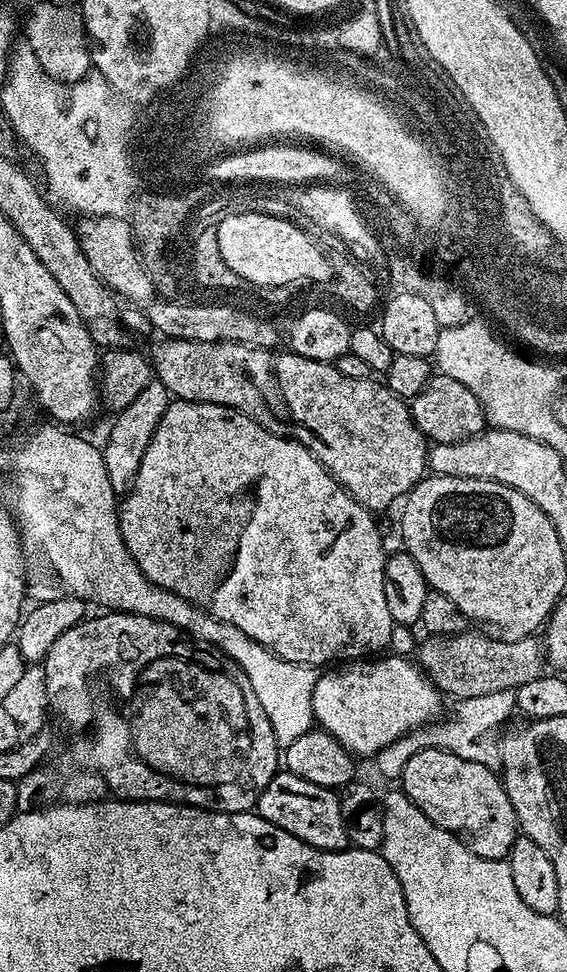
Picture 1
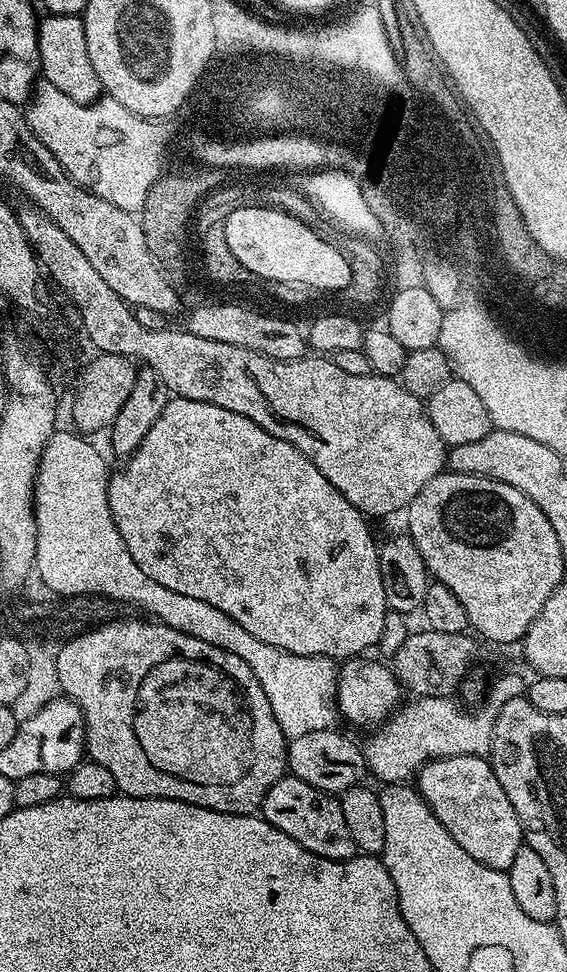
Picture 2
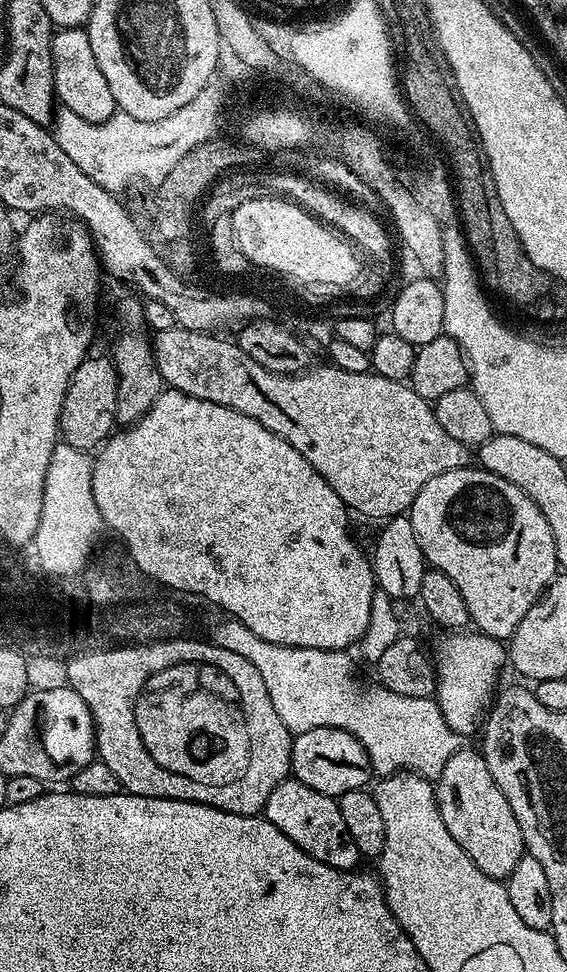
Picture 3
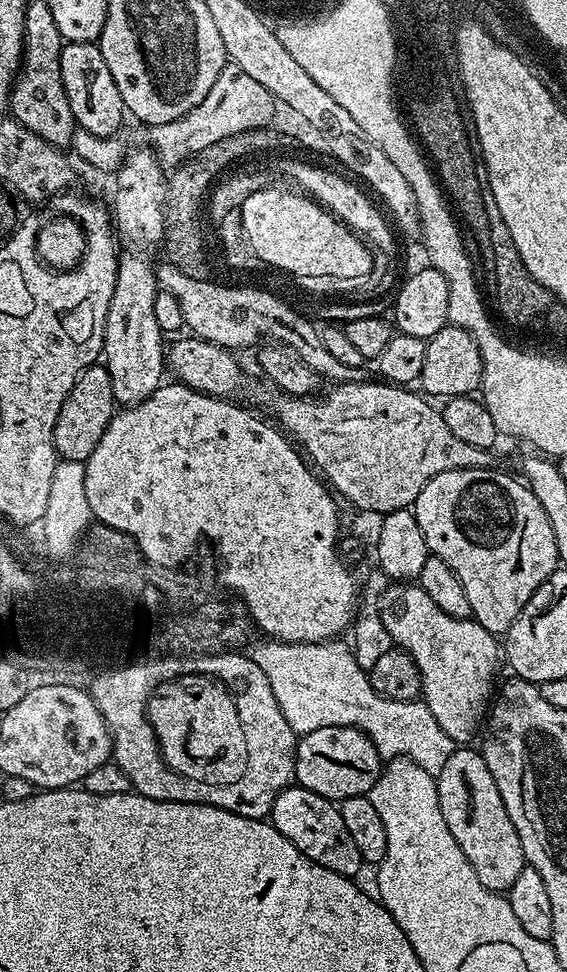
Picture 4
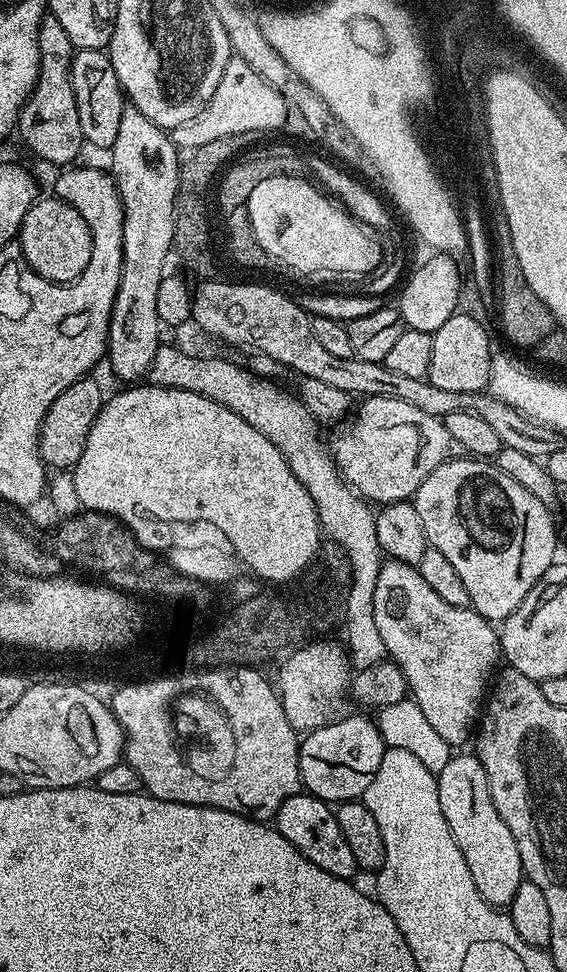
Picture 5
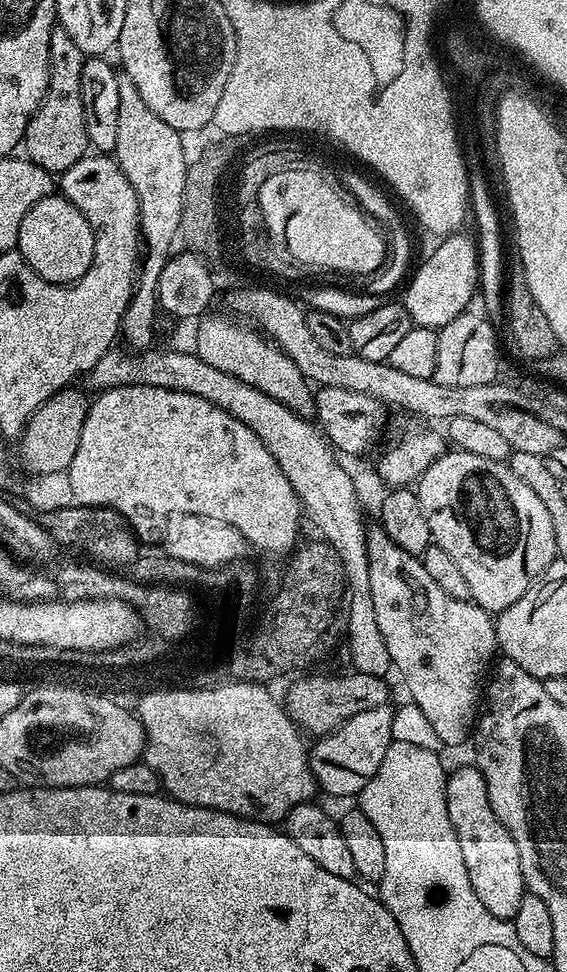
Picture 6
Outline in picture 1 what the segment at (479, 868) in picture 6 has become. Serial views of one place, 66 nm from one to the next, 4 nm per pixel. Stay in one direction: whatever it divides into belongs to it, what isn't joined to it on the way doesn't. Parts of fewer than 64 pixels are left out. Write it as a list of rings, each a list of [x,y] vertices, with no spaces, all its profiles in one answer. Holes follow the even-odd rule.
[[[427,748],[418,750],[410,762],[402,770],[398,777],[399,787],[442,830],[454,834],[467,848],[478,858],[490,858],[491,860],[502,860],[507,857],[508,852],[512,849],[518,835],[518,825],[516,823],[516,811],[514,806],[510,806],[510,798],[504,789],[503,779],[493,769],[482,766],[478,762],[470,762],[466,758],[458,758],[458,754],[447,752],[444,748]]]

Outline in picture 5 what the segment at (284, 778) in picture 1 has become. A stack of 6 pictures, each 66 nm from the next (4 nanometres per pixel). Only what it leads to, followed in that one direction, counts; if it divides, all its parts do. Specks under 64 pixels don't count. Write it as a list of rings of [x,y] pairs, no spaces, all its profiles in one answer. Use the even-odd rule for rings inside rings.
[[[297,794],[286,798],[274,817],[274,827],[299,850],[303,856],[310,858],[314,866],[322,866],[326,874],[334,874],[343,880],[352,880],[358,869],[354,853],[346,842],[346,834],[342,834],[342,826],[338,826],[338,818],[333,805],[326,800],[319,800],[311,794]]]

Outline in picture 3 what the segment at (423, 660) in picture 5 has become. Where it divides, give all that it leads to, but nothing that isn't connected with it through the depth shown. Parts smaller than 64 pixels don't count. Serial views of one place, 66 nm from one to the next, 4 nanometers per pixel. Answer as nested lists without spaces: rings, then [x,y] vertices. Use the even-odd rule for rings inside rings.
[[[456,630],[448,636],[440,645],[434,648],[434,663],[436,666],[436,705],[442,710],[442,718],[446,718],[446,724],[457,732],[460,737],[468,738],[481,731],[489,709],[493,705],[494,695],[497,693],[500,680],[500,671],[506,668],[506,648],[493,636],[486,636],[479,630]]]

